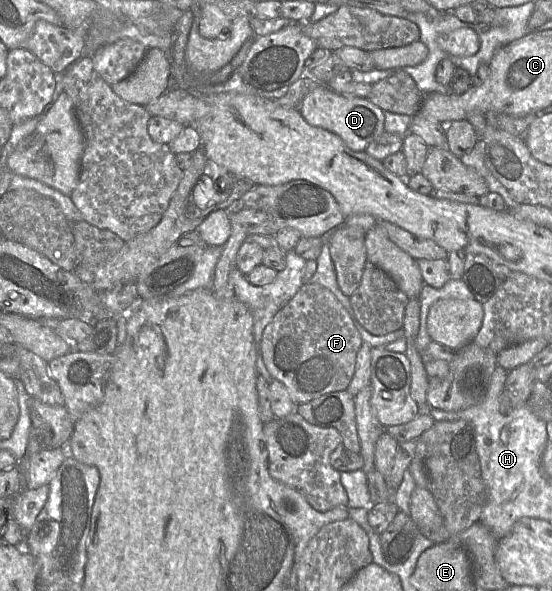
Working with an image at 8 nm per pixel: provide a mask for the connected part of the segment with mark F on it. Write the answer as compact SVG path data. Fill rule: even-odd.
M305 282L264 328L260 353L272 379L283 383L291 400L299 405L327 393L346 390L354 375L356 356L362 344L349 313L335 295L320 284Z

